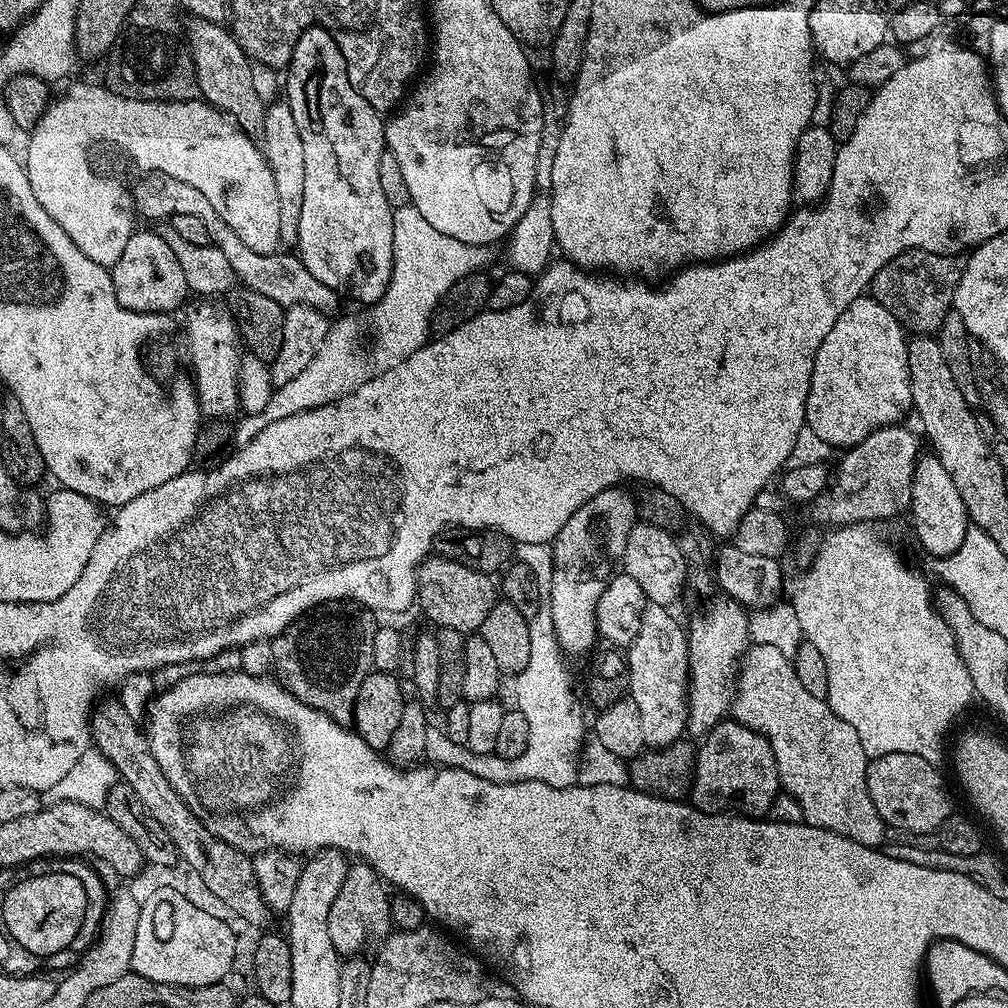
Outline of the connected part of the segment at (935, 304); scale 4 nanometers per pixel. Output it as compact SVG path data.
M913 248L910 252L898 254L872 279L870 295L877 300L909 333L912 334L935 334L940 331L946 314L953 311L952 299L956 293L958 282L964 273L964 260L959 255L943 256L937 252L927 252L921 248Z

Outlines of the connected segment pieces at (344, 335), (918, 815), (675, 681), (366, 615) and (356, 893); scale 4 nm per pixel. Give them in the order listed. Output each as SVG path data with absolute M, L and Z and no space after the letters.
M416 216L412 220L396 221L394 234L394 262L390 274L390 286L378 303L371 305L364 316L364 328L372 341L367 344L360 336L352 336L352 320L344 316L331 321L328 333L318 346L314 358L297 374L290 378L286 386L276 388L269 404L258 414L245 415L234 424L234 444L236 448L246 446L274 422L290 418L292 414L314 410L318 406L335 404L343 396L356 392L358 386L370 382L378 374L406 362L410 354L418 351L430 339L432 315L440 300L455 283L483 269L483 264L492 256L493 249L482 244L458 242L434 230L426 218Z
M886 754L869 759L866 786L870 790L870 802L874 802L874 810L878 810L889 829L925 837L939 833L942 822L954 812L952 796L940 770L918 754Z
M645 603L644 613L642 614L642 626L626 649L626 659L628 662L628 696L638 706L642 717L642 738L649 749L668 747L672 743L679 741L685 735L688 726L688 633L685 625L683 623L680 625L668 612L671 611L663 604Z
M329 602L313 608L303 618L294 621L290 627L271 641L275 675L279 683L294 694L306 706L326 714L334 722L345 726L353 723L352 711L358 698L362 682L372 671L374 658L374 634L378 627L377 617L368 608L351 602Z
M356 862L351 865L342 881L338 895L330 906L330 918L326 918L326 927L330 930L330 942L342 958L359 957L364 947L371 940L380 942L393 931L391 918L390 892L383 880L366 863Z

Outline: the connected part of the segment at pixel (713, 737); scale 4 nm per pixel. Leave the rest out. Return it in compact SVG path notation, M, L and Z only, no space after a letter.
M725 718L712 727L712 731L699 741L696 749L696 769L693 770L690 803L706 814L739 814L753 818L764 818L771 813L772 804L781 795L778 766L774 762L774 750L762 734L750 730L734 718Z

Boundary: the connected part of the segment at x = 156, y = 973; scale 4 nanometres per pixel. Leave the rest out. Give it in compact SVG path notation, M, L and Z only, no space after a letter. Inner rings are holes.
M156 888L148 897L143 897L138 931L134 933L134 958L132 959L132 971L142 978L150 978L150 982L159 984L172 984L176 988L201 988L221 983L235 960L236 936L222 917L199 908L194 901L187 900L176 888ZM160 920L168 920L169 926L172 927L165 940L160 933Z

